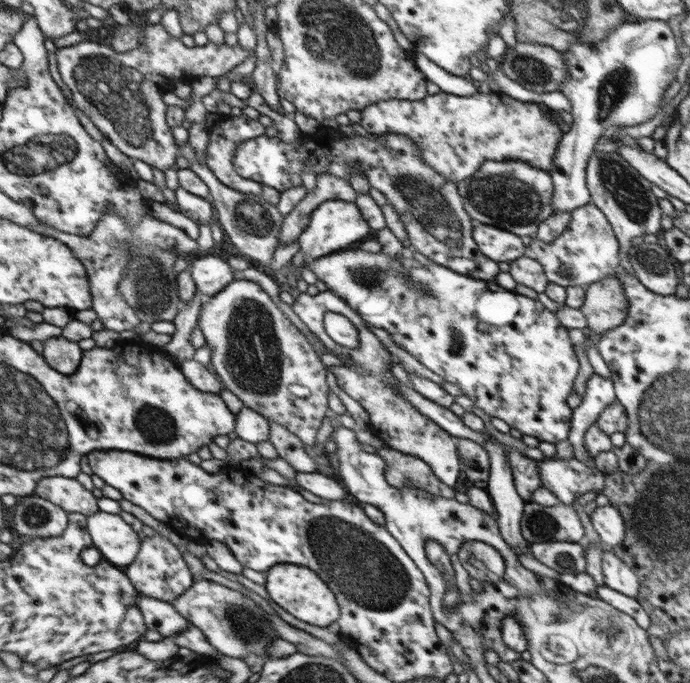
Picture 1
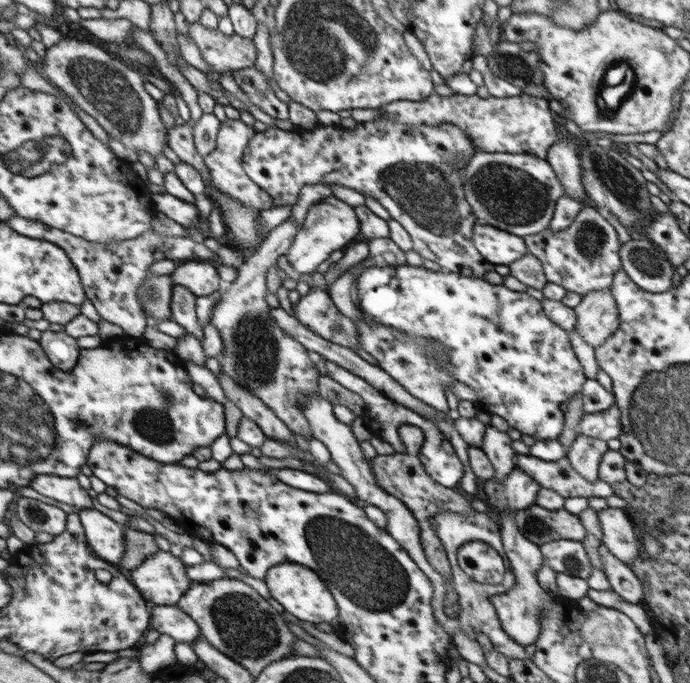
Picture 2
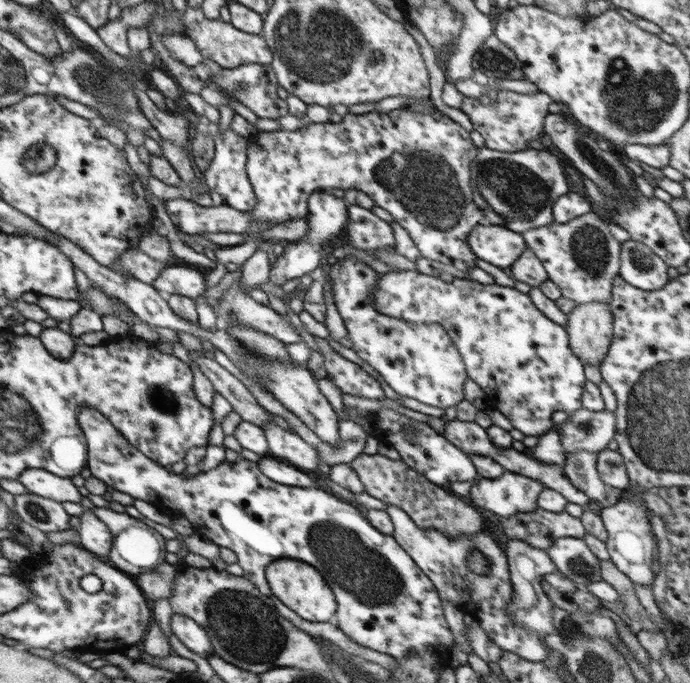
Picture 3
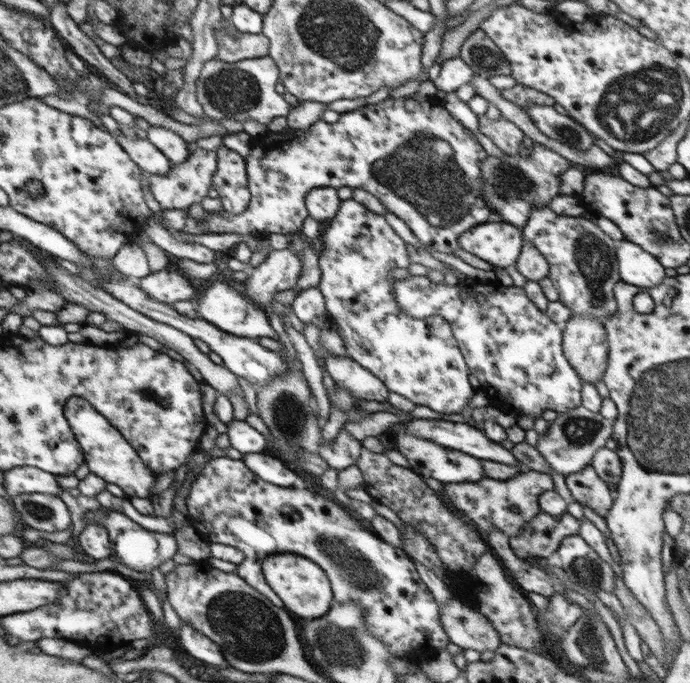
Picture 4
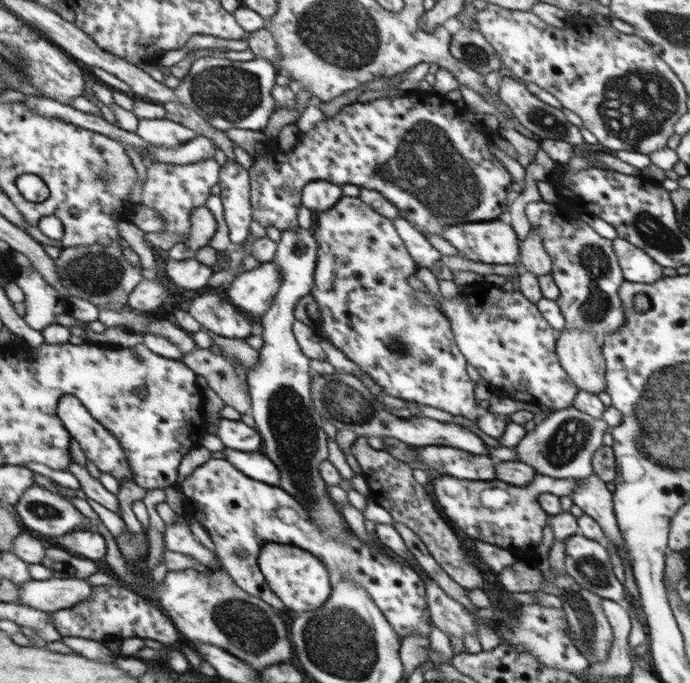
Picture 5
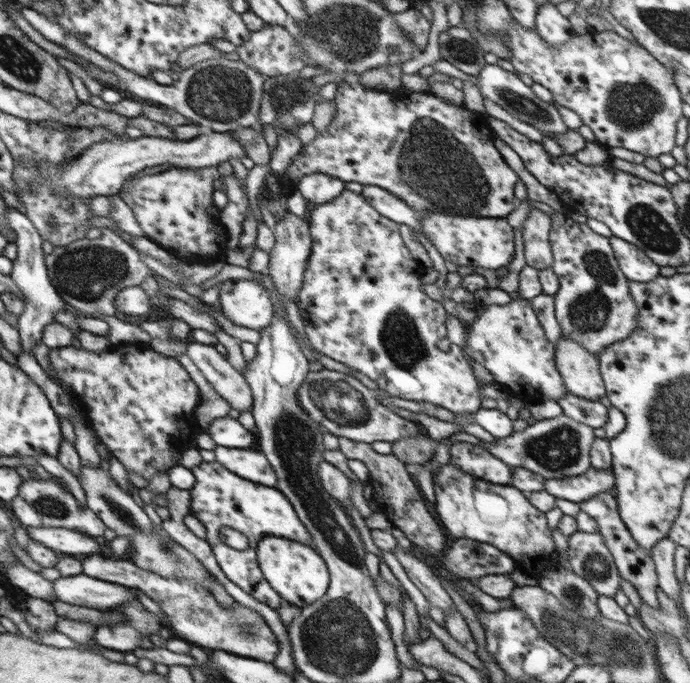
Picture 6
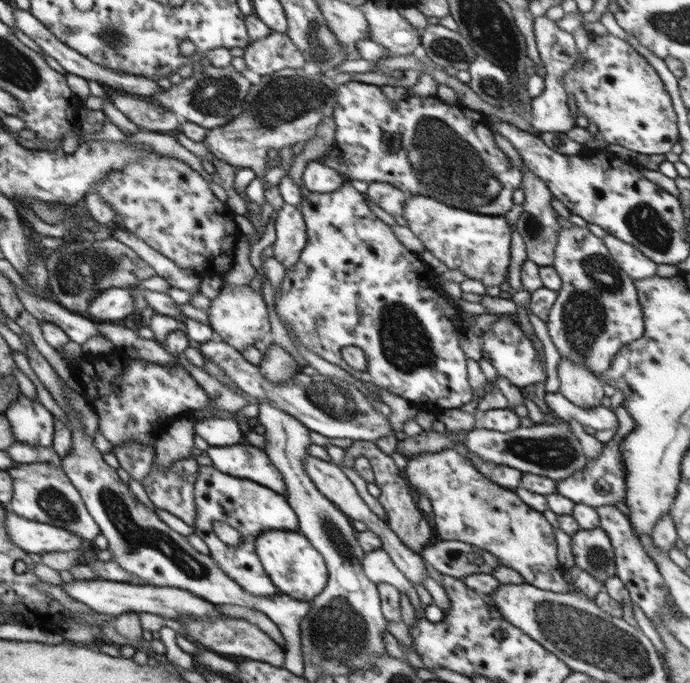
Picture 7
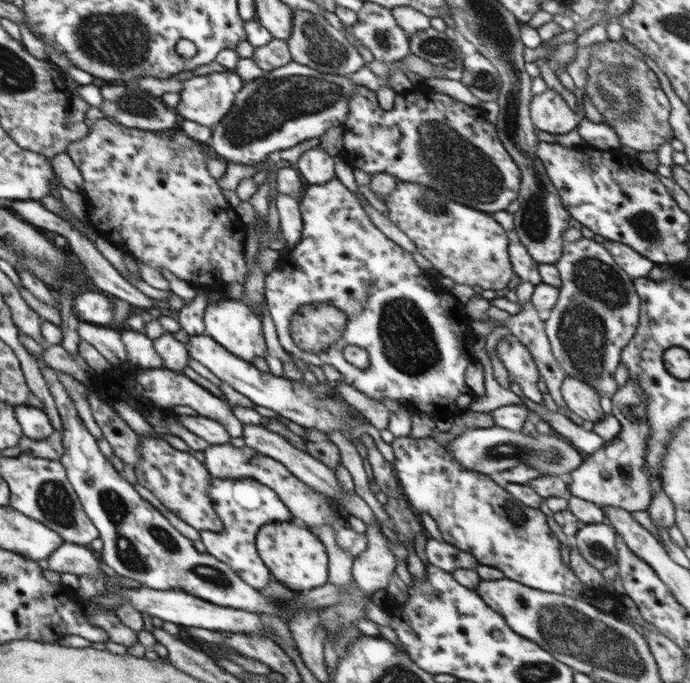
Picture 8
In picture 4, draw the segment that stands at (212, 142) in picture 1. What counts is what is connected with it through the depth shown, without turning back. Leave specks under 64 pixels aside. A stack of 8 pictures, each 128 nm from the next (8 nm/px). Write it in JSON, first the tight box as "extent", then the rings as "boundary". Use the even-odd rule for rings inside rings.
{"extent":[213,145,251,215],"boundary":[[[220,145],[213,187],[218,191],[223,210],[230,215],[243,213],[251,201],[245,159],[238,152]]]}

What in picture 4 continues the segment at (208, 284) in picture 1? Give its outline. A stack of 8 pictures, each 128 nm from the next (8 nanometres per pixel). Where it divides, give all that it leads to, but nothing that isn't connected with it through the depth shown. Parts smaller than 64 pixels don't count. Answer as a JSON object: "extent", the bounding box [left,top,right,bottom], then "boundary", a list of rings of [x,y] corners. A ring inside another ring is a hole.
{"extent":[140,269,196,304],"boundary":[[[162,269],[150,273],[140,279],[140,288],[153,299],[166,304],[179,300],[193,300],[196,298],[196,286],[182,273],[170,269]]]}

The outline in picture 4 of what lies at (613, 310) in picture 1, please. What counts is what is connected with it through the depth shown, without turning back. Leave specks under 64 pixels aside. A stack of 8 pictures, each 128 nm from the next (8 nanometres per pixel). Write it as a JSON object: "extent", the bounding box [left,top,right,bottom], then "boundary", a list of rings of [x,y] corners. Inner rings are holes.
{"extent":[563,315,608,383],"boundary":[[[571,315],[563,329],[563,351],[584,383],[596,383],[608,364],[608,335],[603,322],[588,315]]]}

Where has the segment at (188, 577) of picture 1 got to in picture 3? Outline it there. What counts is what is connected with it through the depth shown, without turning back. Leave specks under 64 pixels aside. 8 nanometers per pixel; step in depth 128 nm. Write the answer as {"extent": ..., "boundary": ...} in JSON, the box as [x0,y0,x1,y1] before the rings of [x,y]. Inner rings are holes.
{"extent":[136,562,180,602],"boundary":[[[159,562],[150,572],[141,573],[136,578],[137,585],[151,602],[159,598],[170,598],[175,588],[175,580],[180,568],[176,564]]]}

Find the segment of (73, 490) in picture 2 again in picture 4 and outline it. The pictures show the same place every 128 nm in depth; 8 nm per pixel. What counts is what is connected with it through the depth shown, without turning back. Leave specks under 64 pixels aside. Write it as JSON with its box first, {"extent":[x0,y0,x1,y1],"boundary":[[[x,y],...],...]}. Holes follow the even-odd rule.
{"extent":[3,466,63,499],"boundary":[[[34,466],[12,468],[3,474],[8,499],[13,499],[19,494],[58,494],[63,490],[55,474],[39,470]]]}

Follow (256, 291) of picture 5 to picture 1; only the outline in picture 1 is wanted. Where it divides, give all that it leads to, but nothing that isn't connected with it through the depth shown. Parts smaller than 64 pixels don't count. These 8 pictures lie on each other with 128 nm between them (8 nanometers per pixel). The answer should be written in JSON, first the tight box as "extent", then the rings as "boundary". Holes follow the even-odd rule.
{"extent":[297,199,370,262],"boundary":[[[332,199],[320,203],[312,211],[310,222],[304,232],[297,238],[299,250],[306,255],[305,262],[315,261],[317,258],[347,249],[350,244],[366,238],[370,232],[370,225],[365,221],[363,214],[354,202]]]}

